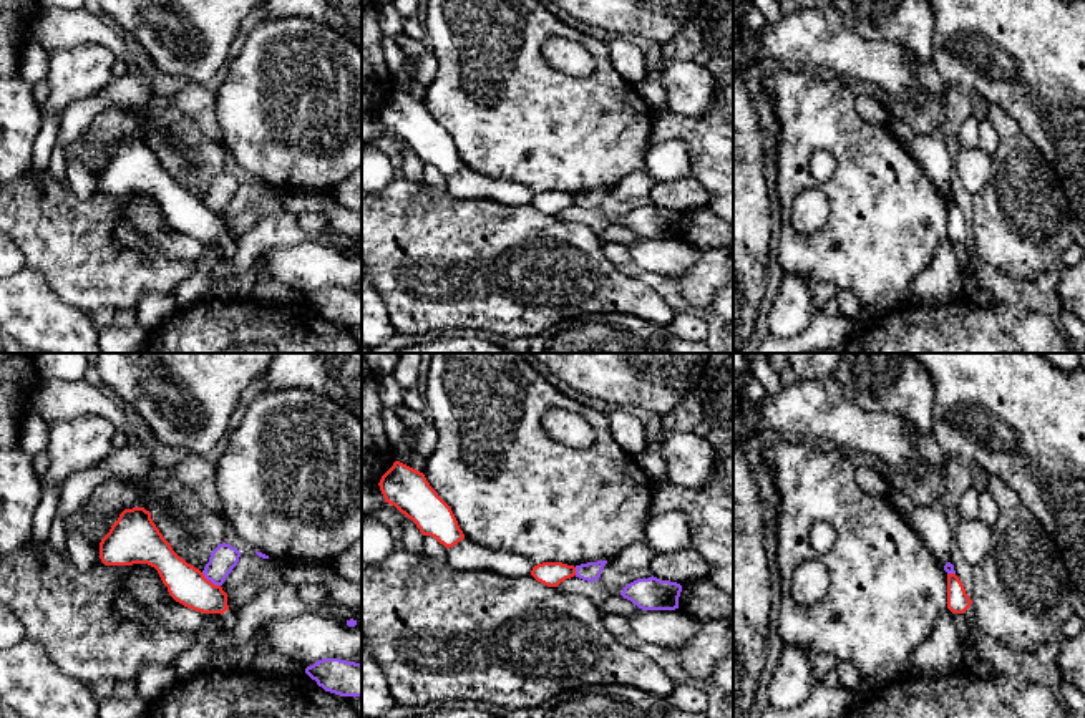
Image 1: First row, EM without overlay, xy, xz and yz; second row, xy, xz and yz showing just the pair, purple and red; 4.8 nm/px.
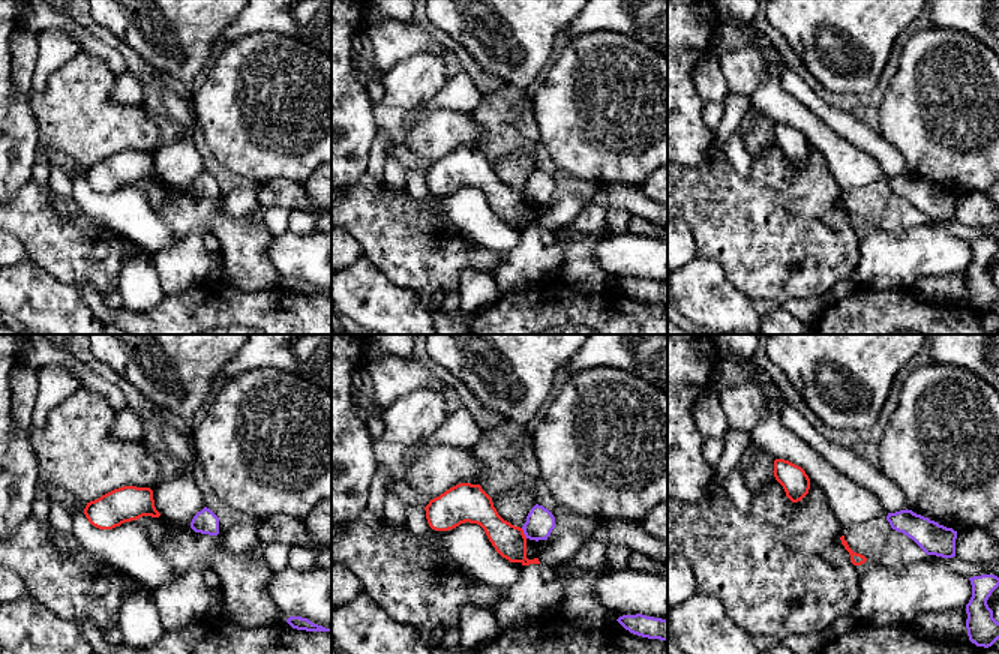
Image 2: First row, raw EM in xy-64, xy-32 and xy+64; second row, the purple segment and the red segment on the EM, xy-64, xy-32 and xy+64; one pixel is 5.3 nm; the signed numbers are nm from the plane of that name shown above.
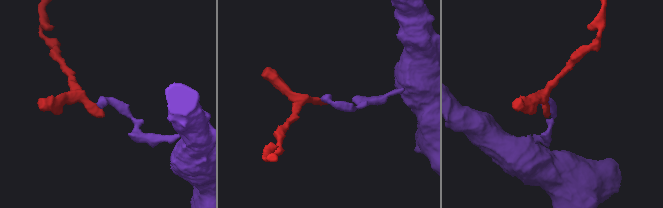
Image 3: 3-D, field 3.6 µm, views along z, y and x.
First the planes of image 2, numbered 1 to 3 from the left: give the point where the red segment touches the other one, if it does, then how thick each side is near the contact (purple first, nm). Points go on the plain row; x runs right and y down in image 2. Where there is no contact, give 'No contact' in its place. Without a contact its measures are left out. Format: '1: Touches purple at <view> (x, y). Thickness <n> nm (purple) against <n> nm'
1: No contact
2: Touches purple at xy-32 (524, 197). Thickness 150 nm (purple) against 170 nm
3: No contact

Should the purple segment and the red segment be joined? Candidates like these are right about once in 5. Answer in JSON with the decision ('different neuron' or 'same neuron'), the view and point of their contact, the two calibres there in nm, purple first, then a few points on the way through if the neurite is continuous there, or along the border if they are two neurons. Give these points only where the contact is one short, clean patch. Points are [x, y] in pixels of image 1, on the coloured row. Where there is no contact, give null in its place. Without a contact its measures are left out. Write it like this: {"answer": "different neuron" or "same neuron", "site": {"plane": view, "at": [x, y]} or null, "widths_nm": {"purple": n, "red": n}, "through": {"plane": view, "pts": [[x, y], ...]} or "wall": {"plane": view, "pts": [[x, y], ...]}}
{"answer": "different neuron", "site": {"plane": "xy", "at": [211, 581]}, "widths_nm": {"purple": 140, "red": 190}, "wall": {"plane": "xy", "pts": [[201, 572], [219, 586]]}}

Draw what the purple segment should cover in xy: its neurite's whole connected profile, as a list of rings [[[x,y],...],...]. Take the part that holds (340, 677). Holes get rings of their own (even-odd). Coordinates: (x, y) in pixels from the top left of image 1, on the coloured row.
[[[322,658],[307,667],[305,673],[325,691],[340,696],[362,696],[362,663]]]

